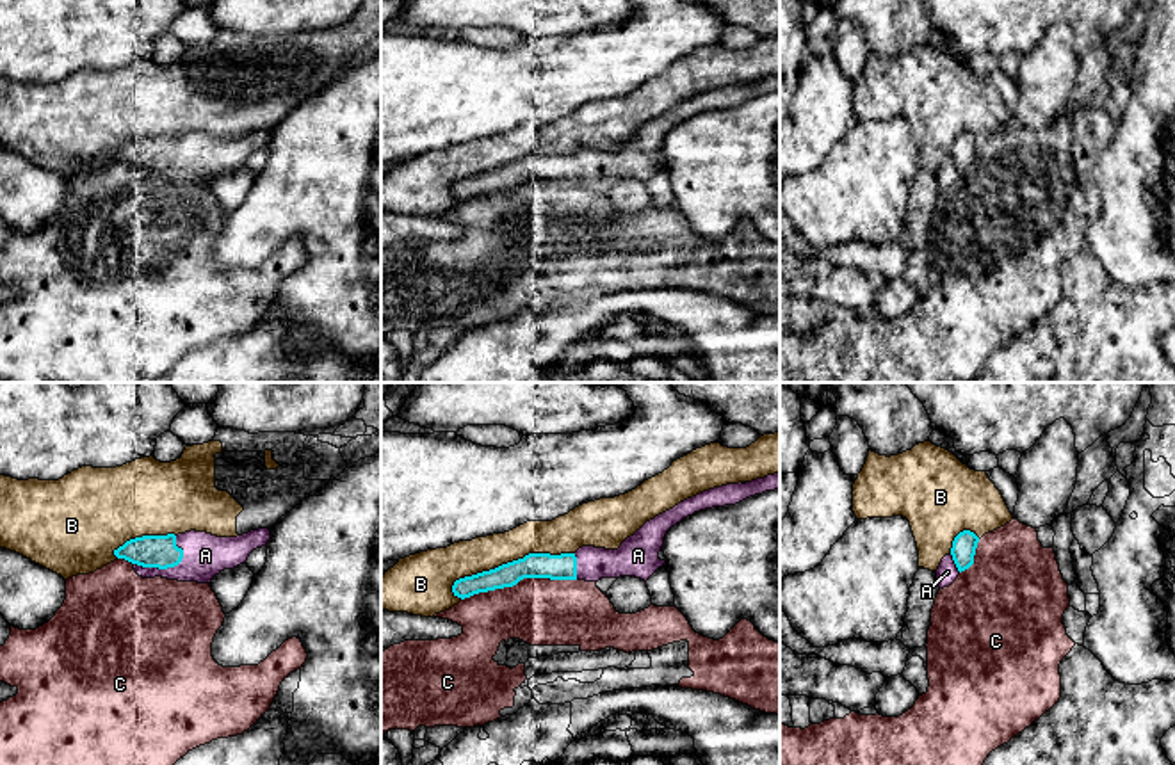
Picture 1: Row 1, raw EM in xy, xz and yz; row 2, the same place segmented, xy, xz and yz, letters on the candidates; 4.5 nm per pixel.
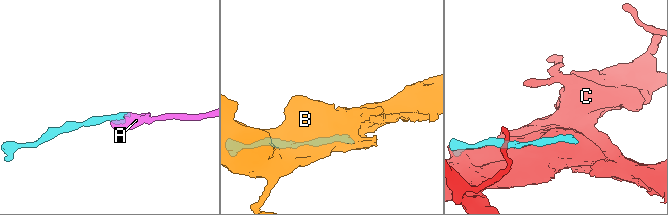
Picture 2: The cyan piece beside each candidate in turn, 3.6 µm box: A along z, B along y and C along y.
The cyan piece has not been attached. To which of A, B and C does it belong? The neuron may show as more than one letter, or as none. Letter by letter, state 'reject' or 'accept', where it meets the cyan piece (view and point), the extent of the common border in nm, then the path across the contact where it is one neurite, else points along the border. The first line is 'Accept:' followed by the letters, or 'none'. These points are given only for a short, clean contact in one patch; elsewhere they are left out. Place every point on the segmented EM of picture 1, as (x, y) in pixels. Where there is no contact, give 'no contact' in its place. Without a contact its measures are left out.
Accept: A
A: accept | xy (162, 568) | 240 nm | across xy (161, 552), (162, 568), (184, 557), (205, 555)
B: reject | xz (510, 563) | 600 nm
C: reject | xz (518, 580) | 550 nm

